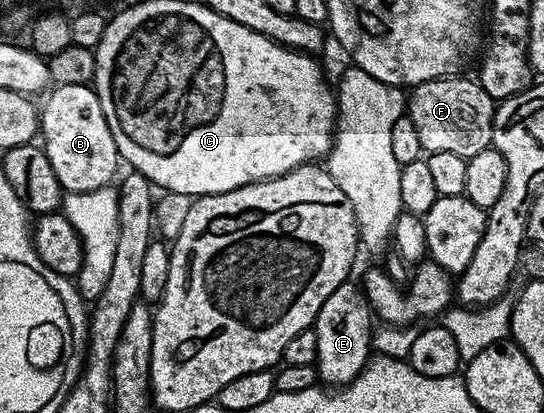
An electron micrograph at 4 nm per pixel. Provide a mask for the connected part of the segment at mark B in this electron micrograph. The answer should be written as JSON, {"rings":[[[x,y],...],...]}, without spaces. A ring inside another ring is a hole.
{"rings":[[[56,85],[44,98],[39,110],[39,132],[42,137],[44,133],[42,148],[61,190],[65,194],[89,193],[111,186],[117,180],[116,168],[121,168],[122,162],[95,88],[92,85]]]}

